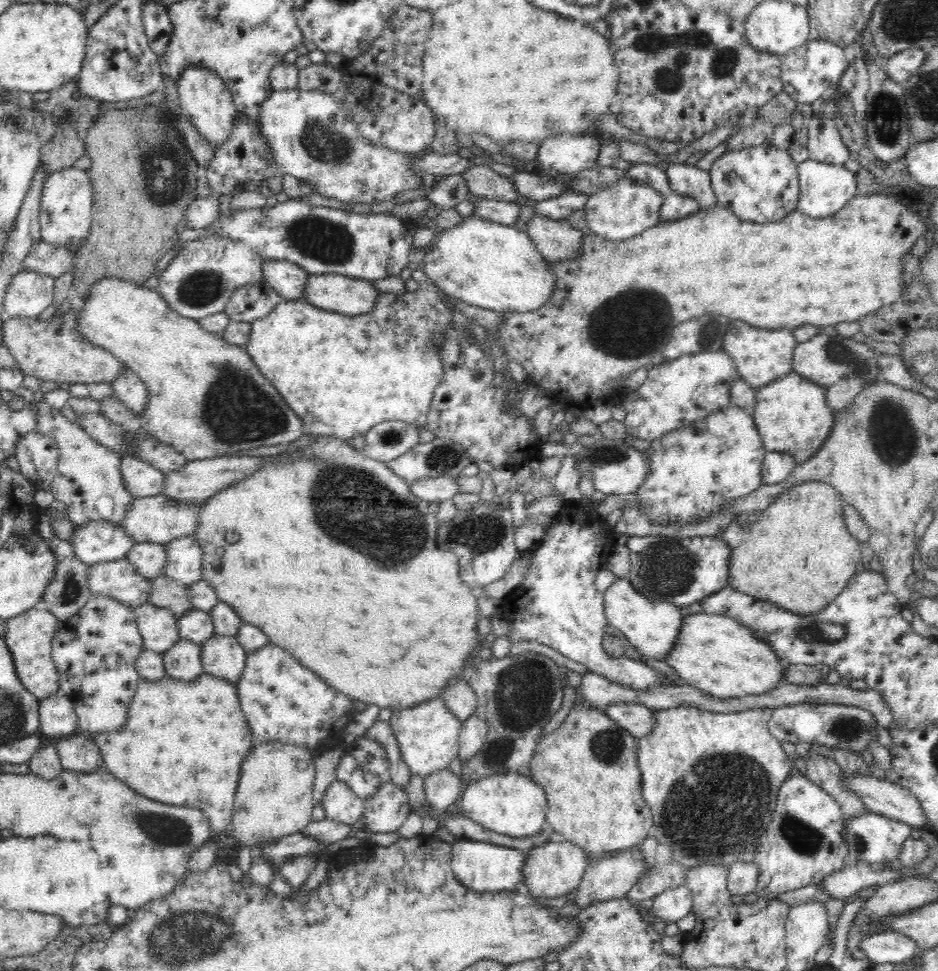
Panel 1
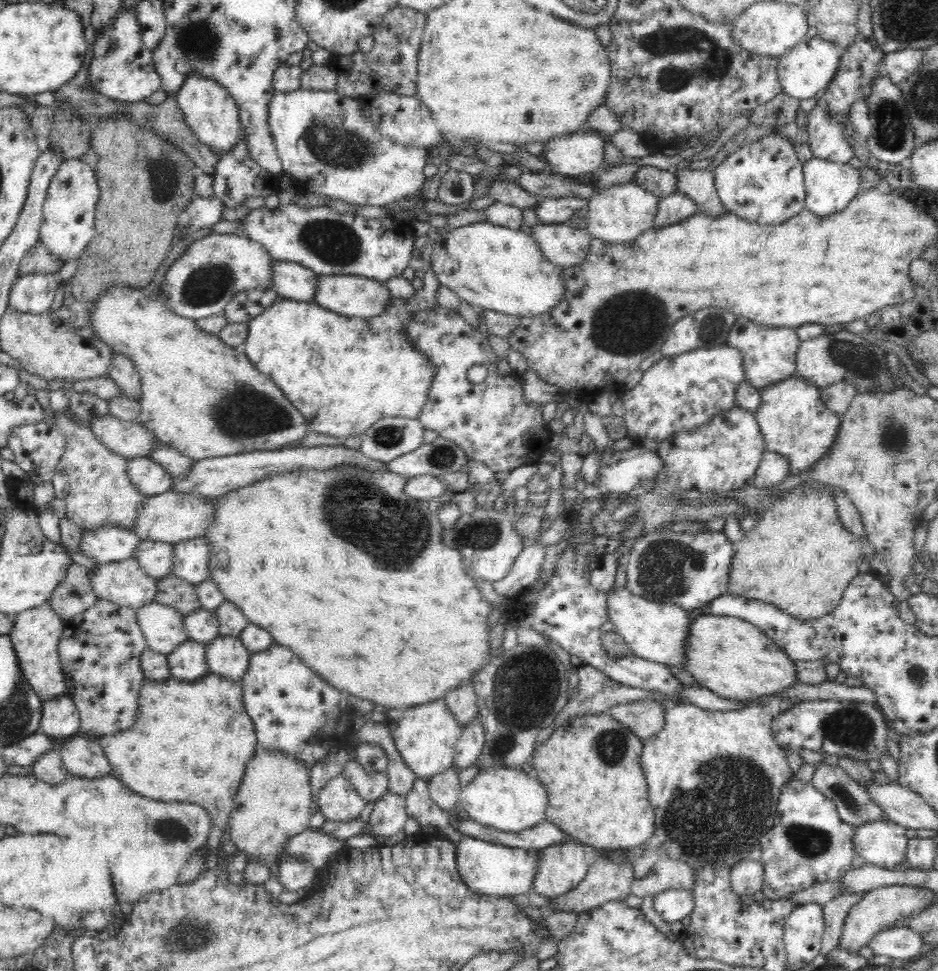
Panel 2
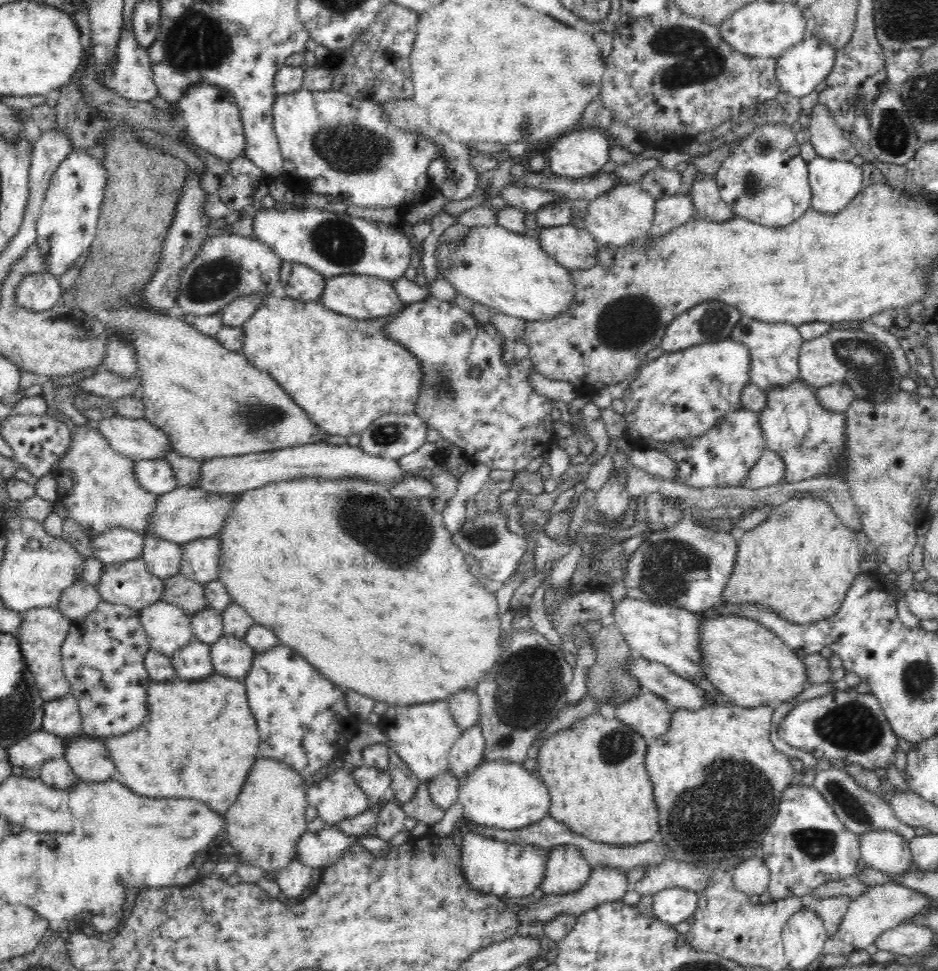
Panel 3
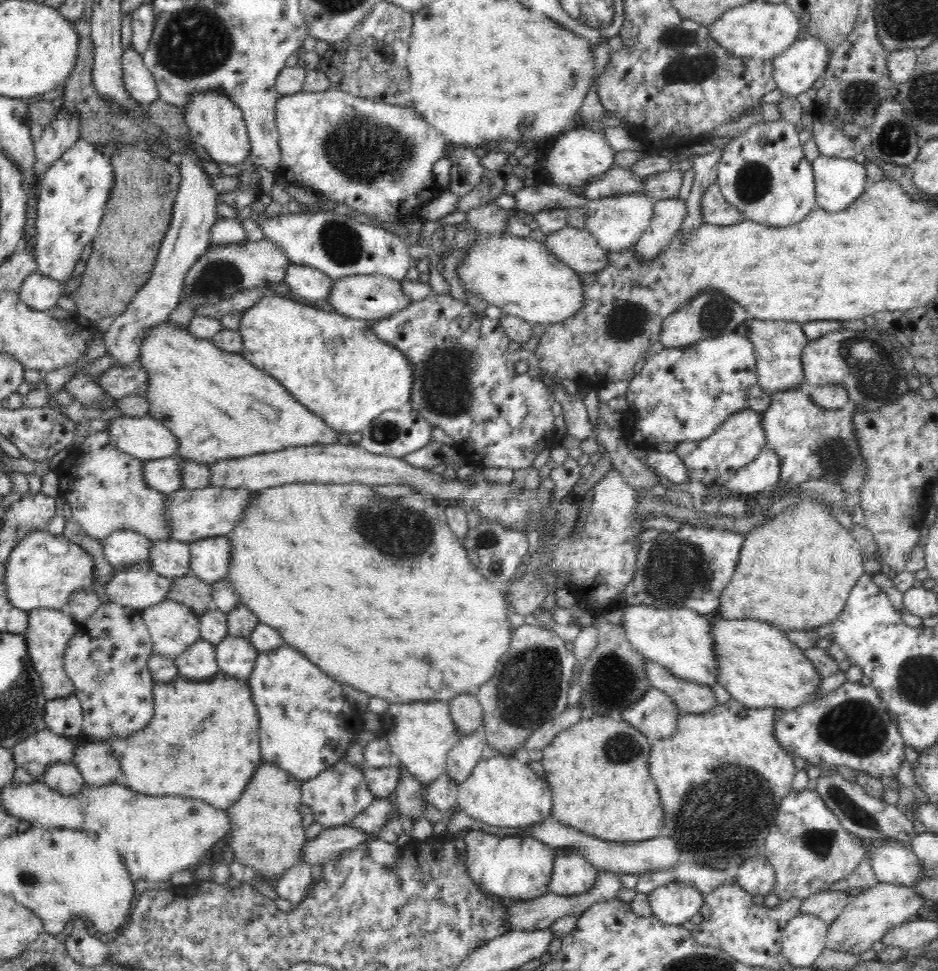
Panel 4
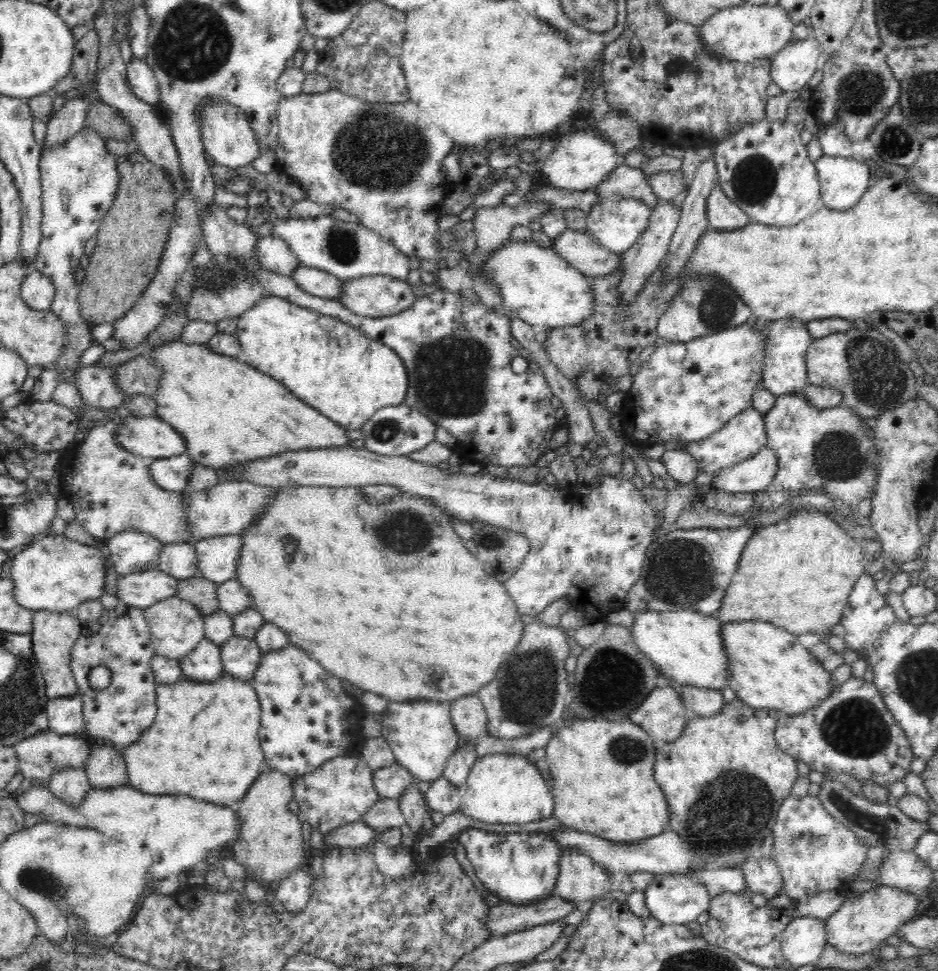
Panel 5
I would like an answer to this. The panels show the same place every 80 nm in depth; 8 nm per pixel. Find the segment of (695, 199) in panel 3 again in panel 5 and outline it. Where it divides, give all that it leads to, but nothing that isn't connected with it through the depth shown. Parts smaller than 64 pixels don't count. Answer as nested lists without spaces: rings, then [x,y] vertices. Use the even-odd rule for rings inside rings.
[[[716,185],[708,195],[707,216],[710,230],[719,232],[740,230],[753,223],[749,216],[723,193],[720,185]]]

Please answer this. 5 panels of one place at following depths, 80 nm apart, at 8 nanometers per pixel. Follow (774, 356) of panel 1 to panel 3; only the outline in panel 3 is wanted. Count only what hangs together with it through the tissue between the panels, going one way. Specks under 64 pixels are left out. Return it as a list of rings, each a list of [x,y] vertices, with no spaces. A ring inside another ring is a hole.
[[[742,316],[732,329],[730,337],[744,344],[750,351],[750,383],[769,390],[799,379],[798,361],[804,340],[797,326],[788,322],[758,322],[748,316]]]

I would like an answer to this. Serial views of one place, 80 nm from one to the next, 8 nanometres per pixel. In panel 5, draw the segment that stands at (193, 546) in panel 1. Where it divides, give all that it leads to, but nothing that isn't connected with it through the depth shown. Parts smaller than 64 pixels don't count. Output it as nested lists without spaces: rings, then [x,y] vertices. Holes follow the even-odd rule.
[[[218,535],[194,544],[196,566],[201,576],[214,583],[235,578],[242,541],[240,535]]]

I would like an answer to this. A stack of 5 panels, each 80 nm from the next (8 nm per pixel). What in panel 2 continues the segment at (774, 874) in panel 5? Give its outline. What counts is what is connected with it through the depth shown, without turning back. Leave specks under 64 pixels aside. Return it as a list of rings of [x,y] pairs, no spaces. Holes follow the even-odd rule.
[[[757,856],[737,862],[732,866],[730,873],[732,890],[746,899],[761,890],[764,880],[763,864]]]

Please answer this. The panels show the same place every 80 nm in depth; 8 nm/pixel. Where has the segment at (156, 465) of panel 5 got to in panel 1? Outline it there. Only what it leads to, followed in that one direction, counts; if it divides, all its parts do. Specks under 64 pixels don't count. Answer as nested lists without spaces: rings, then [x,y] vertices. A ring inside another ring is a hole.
[[[124,459],[121,462],[121,474],[128,493],[137,497],[150,497],[164,490],[164,472],[149,469],[148,464],[137,459]]]

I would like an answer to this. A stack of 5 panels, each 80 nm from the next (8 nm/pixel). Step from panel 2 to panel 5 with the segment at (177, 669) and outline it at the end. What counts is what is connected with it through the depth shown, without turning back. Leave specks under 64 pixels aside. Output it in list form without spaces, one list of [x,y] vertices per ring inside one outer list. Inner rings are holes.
[[[204,639],[192,652],[177,659],[184,678],[193,681],[213,681],[223,672],[221,645]]]

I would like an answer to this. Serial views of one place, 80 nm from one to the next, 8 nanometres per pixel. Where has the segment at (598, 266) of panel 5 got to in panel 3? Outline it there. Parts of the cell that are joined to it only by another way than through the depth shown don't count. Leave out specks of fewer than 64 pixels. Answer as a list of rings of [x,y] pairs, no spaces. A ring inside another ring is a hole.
[[[567,226],[539,228],[535,232],[542,251],[568,269],[587,269],[598,257],[598,243],[584,229]]]

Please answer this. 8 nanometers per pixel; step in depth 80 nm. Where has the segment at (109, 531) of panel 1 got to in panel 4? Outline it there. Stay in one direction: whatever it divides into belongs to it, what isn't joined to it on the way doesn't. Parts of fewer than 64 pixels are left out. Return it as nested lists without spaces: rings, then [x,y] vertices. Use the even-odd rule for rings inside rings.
[[[115,530],[102,540],[106,560],[114,571],[128,565],[146,565],[153,541],[135,530]]]

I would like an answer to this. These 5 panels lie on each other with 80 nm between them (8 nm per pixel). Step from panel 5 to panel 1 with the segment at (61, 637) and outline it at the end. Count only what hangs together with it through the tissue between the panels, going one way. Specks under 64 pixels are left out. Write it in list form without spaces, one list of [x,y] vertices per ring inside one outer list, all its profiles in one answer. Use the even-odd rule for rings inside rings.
[[[41,600],[26,612],[7,619],[3,637],[11,651],[18,678],[24,688],[38,700],[49,698],[59,691],[59,674],[51,657],[52,639],[55,637],[58,622],[57,616]]]

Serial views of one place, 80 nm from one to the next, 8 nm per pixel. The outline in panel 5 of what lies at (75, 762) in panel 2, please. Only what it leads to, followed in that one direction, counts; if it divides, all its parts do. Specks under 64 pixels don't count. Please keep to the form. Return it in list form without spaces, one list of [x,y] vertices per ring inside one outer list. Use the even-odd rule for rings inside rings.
[[[93,746],[85,772],[92,789],[111,789],[127,785],[127,769],[119,748]]]

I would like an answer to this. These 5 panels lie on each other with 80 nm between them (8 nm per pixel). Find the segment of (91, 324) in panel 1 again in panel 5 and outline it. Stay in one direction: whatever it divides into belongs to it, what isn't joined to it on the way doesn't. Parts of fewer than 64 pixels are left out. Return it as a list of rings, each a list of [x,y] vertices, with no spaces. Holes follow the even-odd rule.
[[[180,338],[163,343],[164,344],[160,344],[160,346],[154,346],[150,355],[146,356],[152,364],[155,364],[155,366],[161,370],[161,377],[157,384],[158,388],[151,395],[157,404],[155,416],[161,418],[169,425],[172,425],[183,436],[184,442],[187,445],[185,453],[196,462],[196,464],[216,470],[227,471],[234,465],[245,465],[245,462],[248,461],[271,457],[288,451],[350,447],[350,440],[347,437],[348,429],[336,424],[332,419],[324,416],[318,409],[310,406],[308,403],[301,401],[282,383],[260,372],[260,370],[253,366],[250,366],[244,362],[242,358],[225,357],[222,354],[216,354],[210,350],[208,344],[187,344],[186,341],[182,341]]]

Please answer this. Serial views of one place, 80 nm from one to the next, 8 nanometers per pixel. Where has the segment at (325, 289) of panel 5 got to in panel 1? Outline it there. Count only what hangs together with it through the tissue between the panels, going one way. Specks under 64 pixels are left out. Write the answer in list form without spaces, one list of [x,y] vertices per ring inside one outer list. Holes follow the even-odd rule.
[[[264,261],[264,281],[282,300],[298,299],[308,286],[310,273],[290,261]]]

